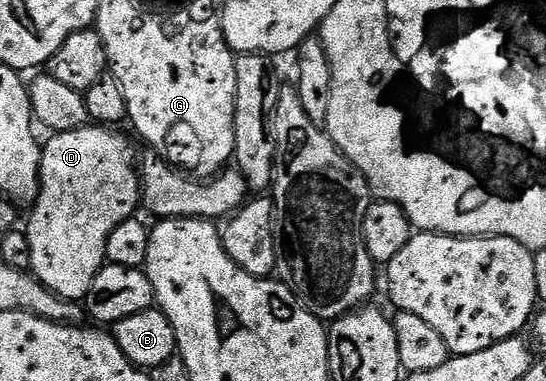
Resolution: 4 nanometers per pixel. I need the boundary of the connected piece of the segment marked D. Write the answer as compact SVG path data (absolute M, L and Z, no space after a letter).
M86 123L80 129L53 133L50 136L50 141L44 142L41 150L41 190L37 200L31 206L33 214L29 217L29 229L27 228L29 264L33 276L37 280L42 281L50 291L58 293L64 301L81 301L84 299L91 287L91 283L95 279L95 275L101 270L102 265L106 264L105 252L107 251L107 239L111 235L111 231L115 231L115 227L119 227L119 223L123 223L129 217L134 216L138 212L137 205L139 209L139 206L142 204L141 179L138 170L135 168L135 157L133 161L133 145L123 134L117 132L121 131L113 127L106 127L100 123Z

